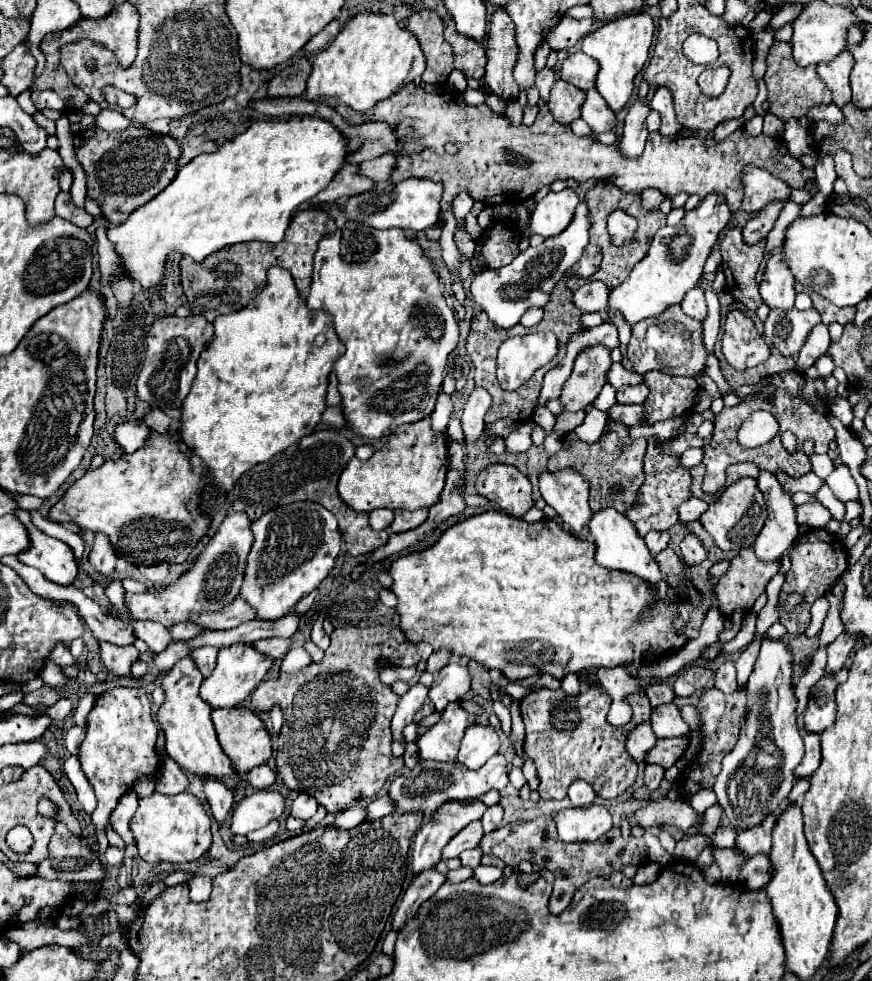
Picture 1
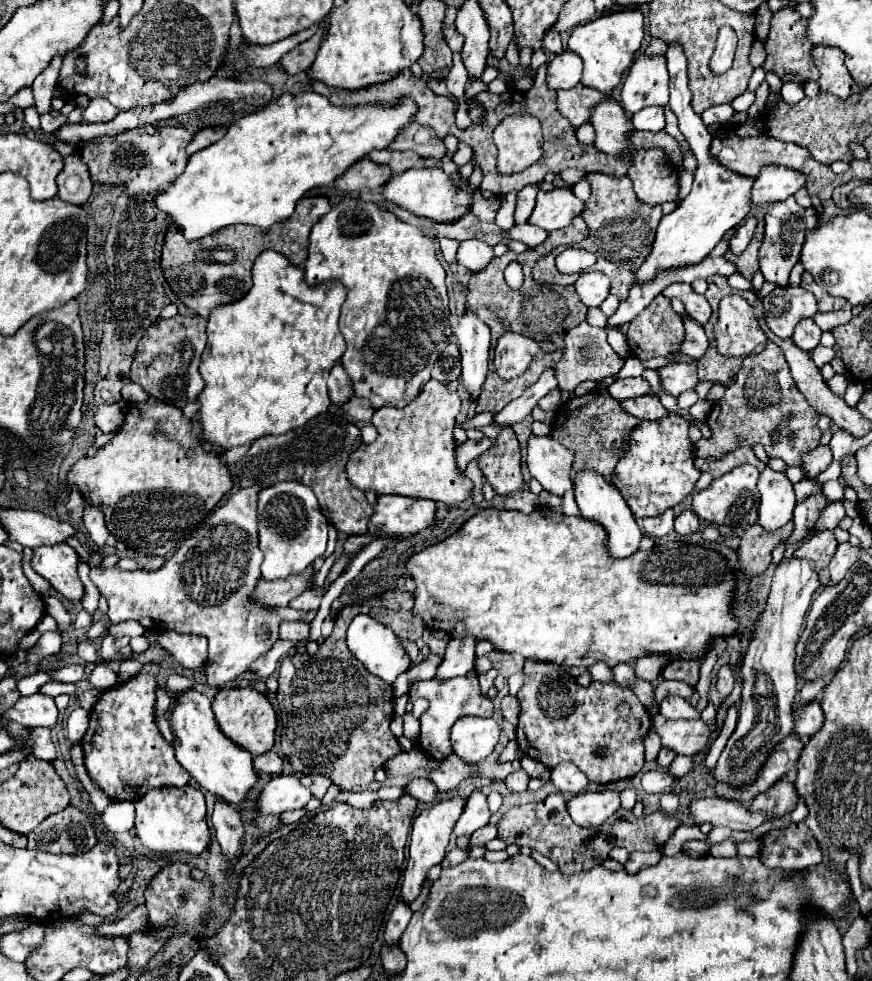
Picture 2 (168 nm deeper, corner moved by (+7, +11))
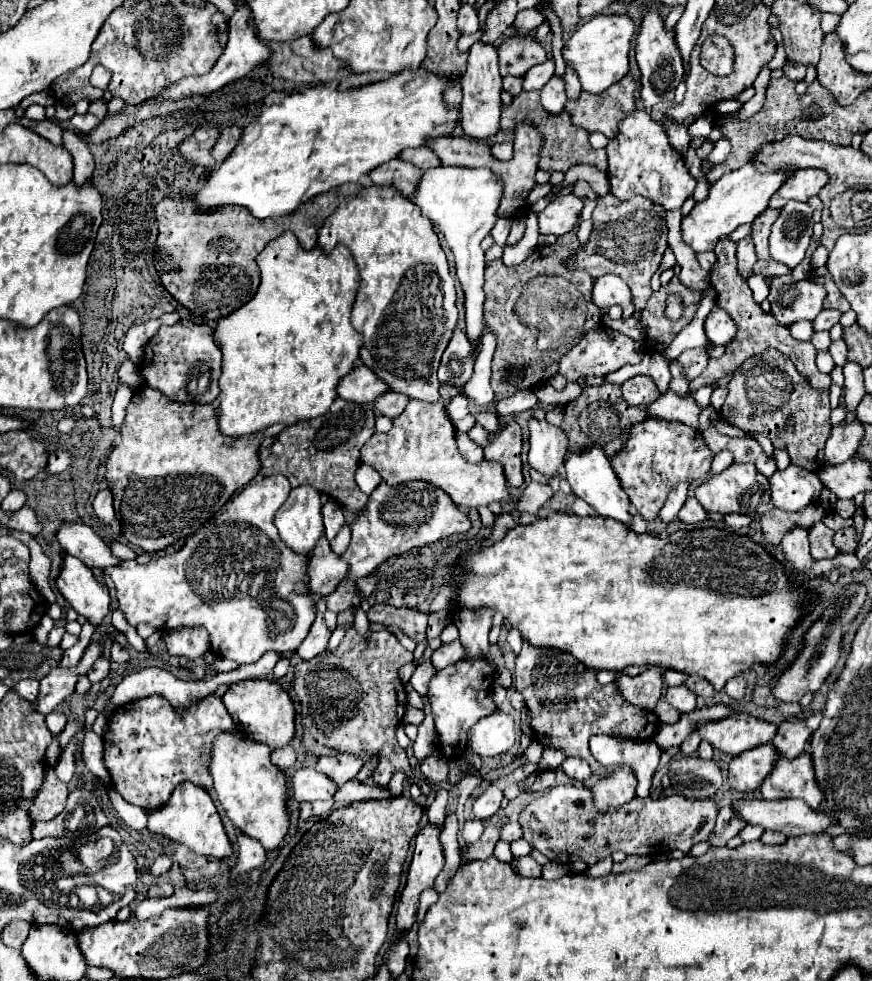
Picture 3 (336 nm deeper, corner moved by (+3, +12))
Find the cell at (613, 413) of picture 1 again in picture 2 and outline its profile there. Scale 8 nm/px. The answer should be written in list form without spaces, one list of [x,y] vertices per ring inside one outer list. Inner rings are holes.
[[[652,393],[642,395],[642,397],[634,397],[634,399],[626,399],[626,401],[622,401],[622,407],[630,415],[634,415],[638,419],[646,419],[646,421],[658,421],[668,415],[668,411],[662,407],[658,397]]]

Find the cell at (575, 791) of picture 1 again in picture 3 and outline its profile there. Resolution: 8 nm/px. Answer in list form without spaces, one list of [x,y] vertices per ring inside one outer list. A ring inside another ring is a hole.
[[[566,758],[560,768],[562,768],[562,772],[566,776],[570,776],[570,778],[574,778],[578,782],[586,782],[590,778],[590,774],[592,774],[586,760],[578,760],[578,758]]]

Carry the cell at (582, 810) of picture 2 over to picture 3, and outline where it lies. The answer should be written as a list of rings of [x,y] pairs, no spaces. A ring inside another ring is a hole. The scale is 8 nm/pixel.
[[[628,768],[614,770],[608,778],[600,778],[592,786],[592,802],[598,812],[606,812],[610,808],[620,808],[622,804],[634,798],[636,776]]]

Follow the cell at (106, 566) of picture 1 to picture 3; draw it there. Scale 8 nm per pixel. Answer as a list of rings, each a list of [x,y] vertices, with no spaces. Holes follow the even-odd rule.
[[[106,482],[100,484],[100,492],[96,494],[94,502],[92,502],[92,510],[94,510],[94,516],[102,522],[102,524],[110,524],[114,520],[114,508],[112,508],[112,494],[106,486]]]

